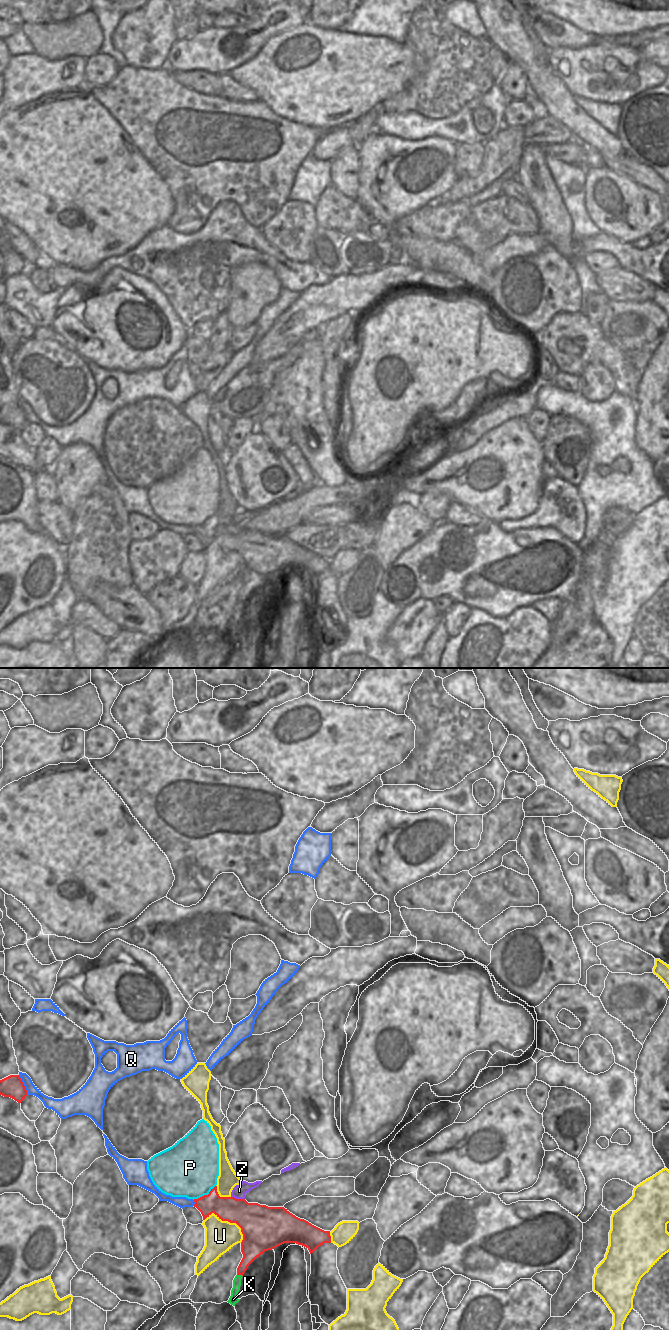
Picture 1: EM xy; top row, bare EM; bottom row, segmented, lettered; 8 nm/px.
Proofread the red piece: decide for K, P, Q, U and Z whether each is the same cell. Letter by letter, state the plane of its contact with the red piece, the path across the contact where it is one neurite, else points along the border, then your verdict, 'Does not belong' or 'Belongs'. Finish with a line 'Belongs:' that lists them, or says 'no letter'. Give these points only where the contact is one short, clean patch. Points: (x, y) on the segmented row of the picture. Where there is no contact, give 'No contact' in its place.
K: Touches red in xy. Does not belong
P: Touches red in xy. Does not belong
Q: Touches red in xy. Does not belong
U: Touches red in xy. Does not belong
Z: Touches red in xy. Boundary: xy (231, 1196), (237, 1199), (244, 1199). Does not belong
Belongs: no letter

